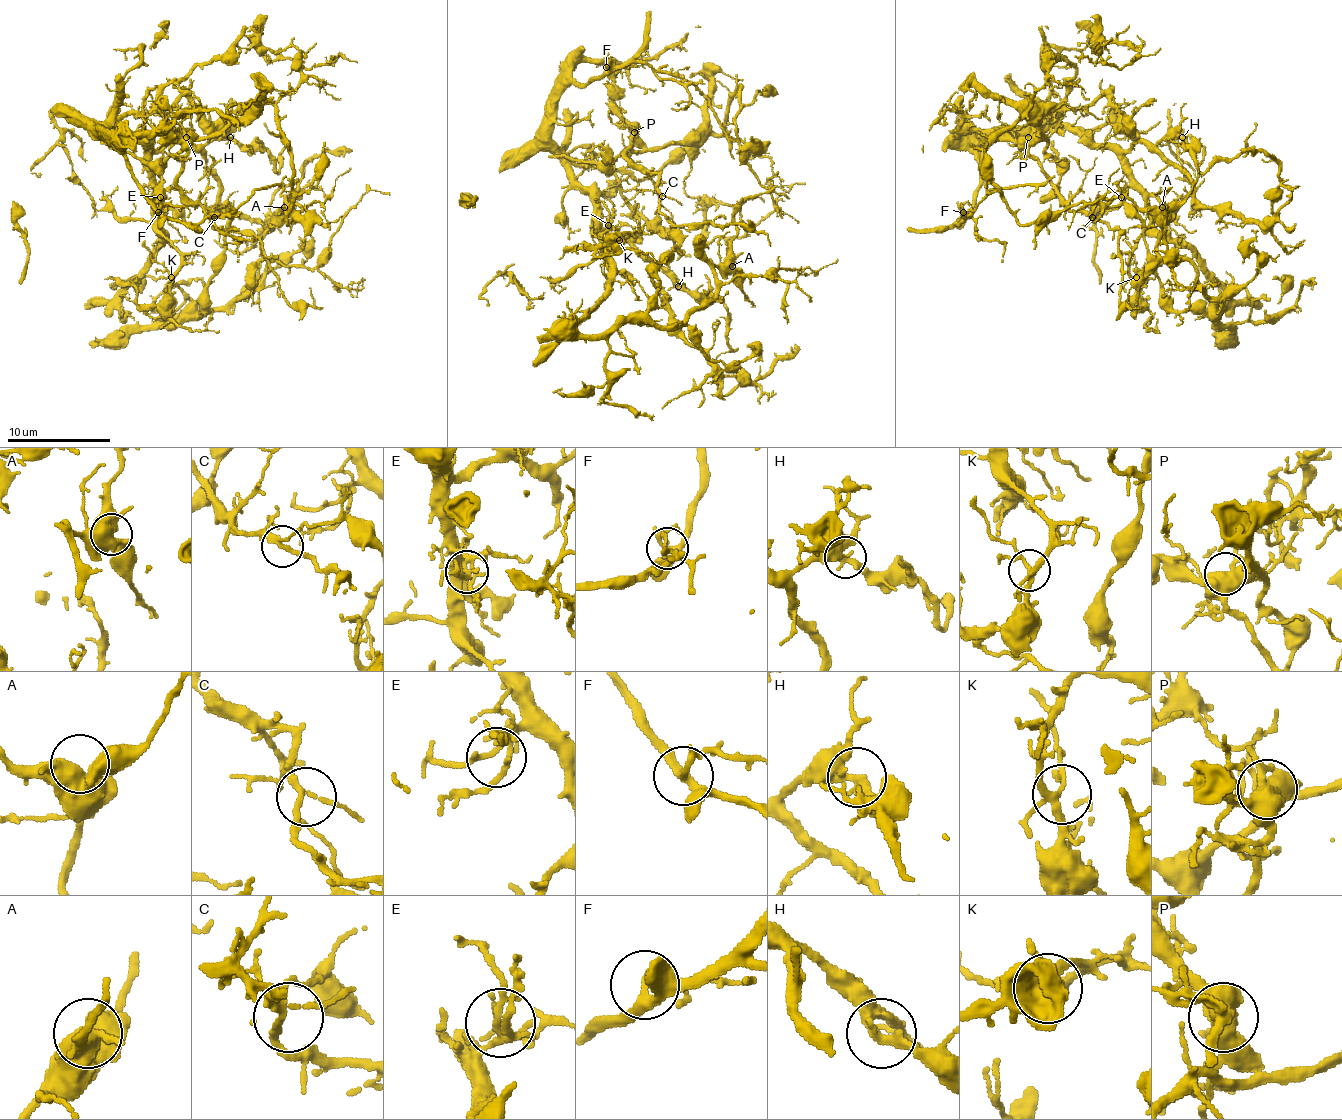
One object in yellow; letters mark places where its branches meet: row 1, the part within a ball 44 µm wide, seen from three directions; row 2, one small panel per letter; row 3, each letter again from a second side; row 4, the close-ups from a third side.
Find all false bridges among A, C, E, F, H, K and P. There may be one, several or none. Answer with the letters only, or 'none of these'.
none of these

